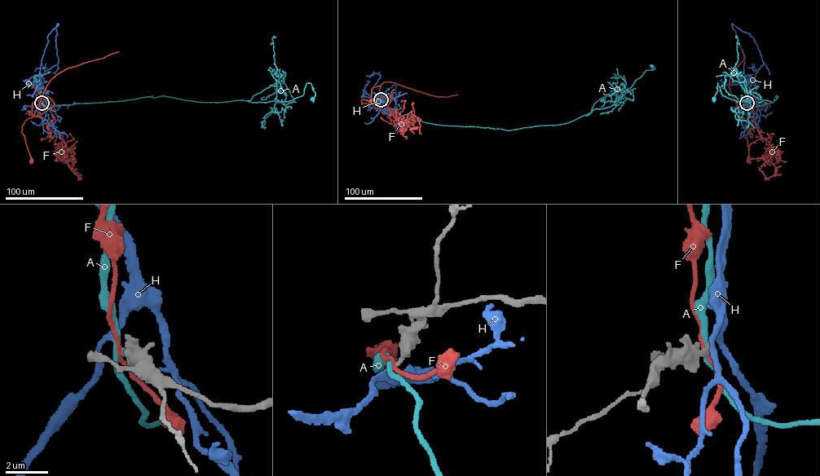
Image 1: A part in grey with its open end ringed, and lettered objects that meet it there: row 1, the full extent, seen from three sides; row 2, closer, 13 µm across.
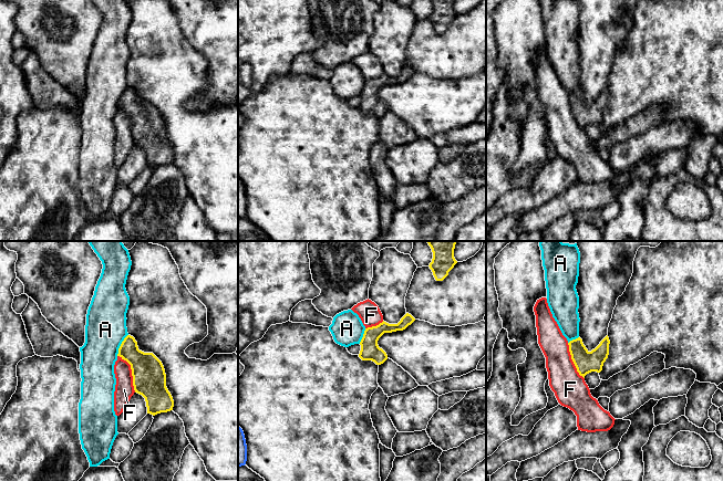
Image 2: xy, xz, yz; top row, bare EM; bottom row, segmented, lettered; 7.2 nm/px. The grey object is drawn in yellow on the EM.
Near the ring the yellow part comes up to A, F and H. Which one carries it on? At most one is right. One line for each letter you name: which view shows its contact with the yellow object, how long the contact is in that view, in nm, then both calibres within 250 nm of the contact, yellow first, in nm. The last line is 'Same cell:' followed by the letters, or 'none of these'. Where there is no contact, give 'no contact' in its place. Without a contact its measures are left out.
H: no contact
Same cell: H

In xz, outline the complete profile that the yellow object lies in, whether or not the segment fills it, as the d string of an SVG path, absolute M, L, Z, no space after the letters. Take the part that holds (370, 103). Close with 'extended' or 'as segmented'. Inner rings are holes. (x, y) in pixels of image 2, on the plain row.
M406 65L397 76L389 76L383 73L376 79L365 81L363 90L360 94L361 103L359 109L362 113L372 113L376 117L383 116L388 112L388 107L382 101L379 100L379 91L384 85L403 83L414 73L415 71L411 66Z | as segmented

